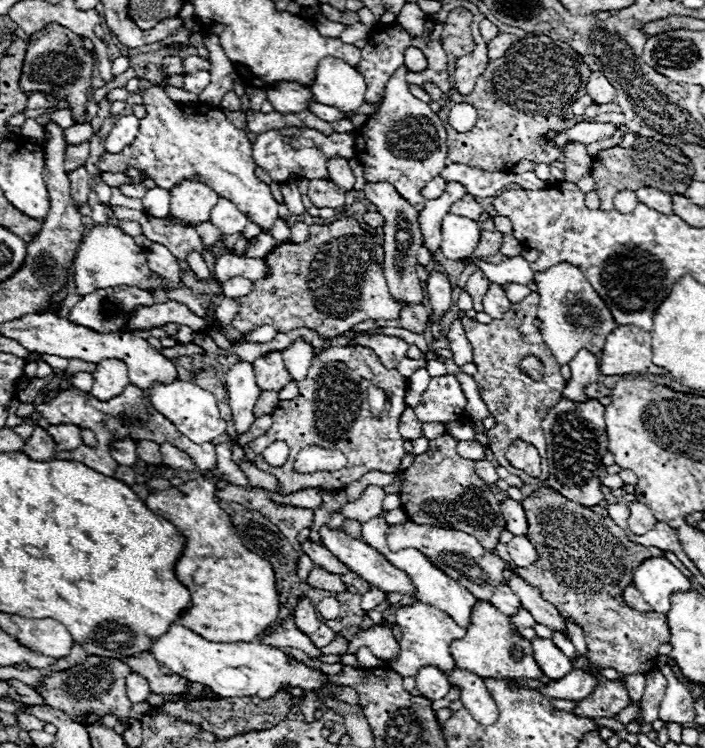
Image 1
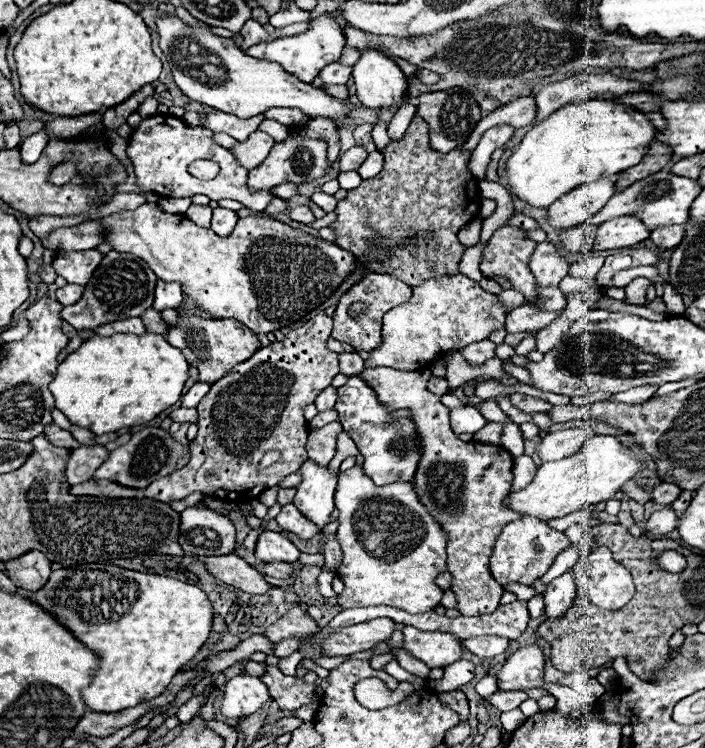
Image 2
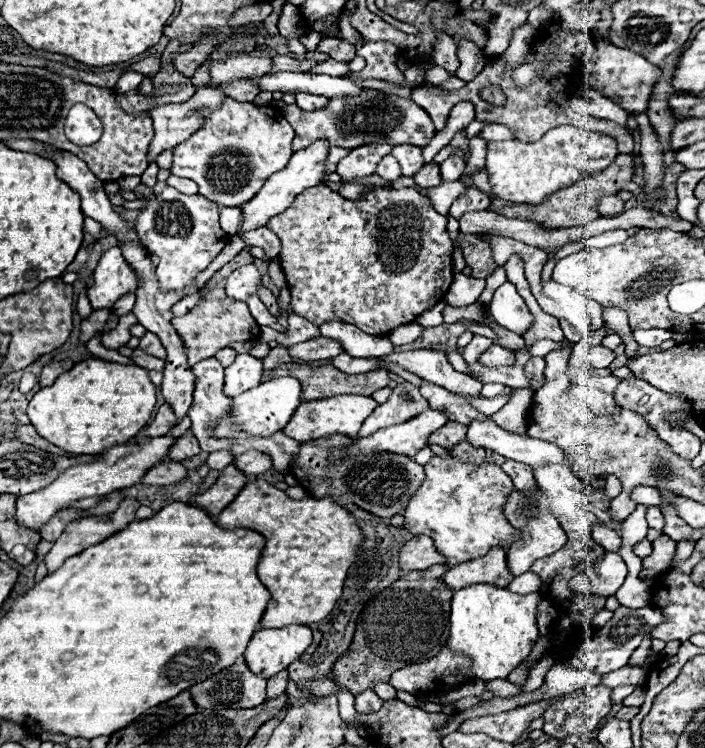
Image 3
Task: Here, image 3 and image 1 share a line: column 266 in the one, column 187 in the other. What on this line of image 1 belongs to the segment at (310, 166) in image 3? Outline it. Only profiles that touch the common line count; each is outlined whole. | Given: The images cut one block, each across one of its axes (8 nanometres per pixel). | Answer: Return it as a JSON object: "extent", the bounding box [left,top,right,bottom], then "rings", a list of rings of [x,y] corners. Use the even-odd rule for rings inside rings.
{"extent":[170,180,218,224],"rings":[[[184,180],[170,188],[170,214],[180,220],[202,224],[210,220],[210,212],[218,202],[218,194],[202,182]]]}

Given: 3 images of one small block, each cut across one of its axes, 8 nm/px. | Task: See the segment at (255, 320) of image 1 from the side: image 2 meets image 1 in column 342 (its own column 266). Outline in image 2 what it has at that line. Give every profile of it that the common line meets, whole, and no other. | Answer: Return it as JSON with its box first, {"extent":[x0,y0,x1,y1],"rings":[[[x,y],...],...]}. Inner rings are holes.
{"extent":[102,203,358,334],"rings":[[[156,203],[143,204],[137,210],[110,214],[102,218],[102,222],[110,228],[106,242],[116,250],[132,252],[146,260],[160,280],[180,282],[188,298],[198,304],[200,310],[214,318],[234,318],[256,334],[268,334],[298,322],[310,310],[326,302],[336,292],[336,288],[358,268],[356,258],[350,252],[338,248],[334,242],[320,240],[302,230],[290,228],[288,224],[262,216],[240,218],[234,232],[226,238],[216,236],[210,228],[196,226],[184,214],[162,212]]]}

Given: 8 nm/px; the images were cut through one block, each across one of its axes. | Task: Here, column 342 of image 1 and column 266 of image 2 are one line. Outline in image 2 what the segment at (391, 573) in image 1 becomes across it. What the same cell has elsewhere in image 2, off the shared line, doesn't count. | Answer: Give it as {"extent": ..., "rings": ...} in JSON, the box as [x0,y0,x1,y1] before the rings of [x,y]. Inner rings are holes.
{"extent":[256,532,300,564],"rings":[[[264,532],[256,542],[256,560],[258,564],[266,562],[296,562],[300,550],[278,532]]]}

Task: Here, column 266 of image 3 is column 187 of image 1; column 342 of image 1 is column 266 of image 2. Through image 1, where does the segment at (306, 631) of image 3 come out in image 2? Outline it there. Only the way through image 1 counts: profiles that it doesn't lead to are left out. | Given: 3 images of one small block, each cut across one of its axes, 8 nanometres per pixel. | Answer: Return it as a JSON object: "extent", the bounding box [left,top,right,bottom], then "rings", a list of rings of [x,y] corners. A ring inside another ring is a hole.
{"extent":[220,674,268,718],"rings":[[[238,674],[224,686],[220,714],[226,718],[246,718],[258,712],[268,700],[268,688],[260,682],[260,678]]]}

